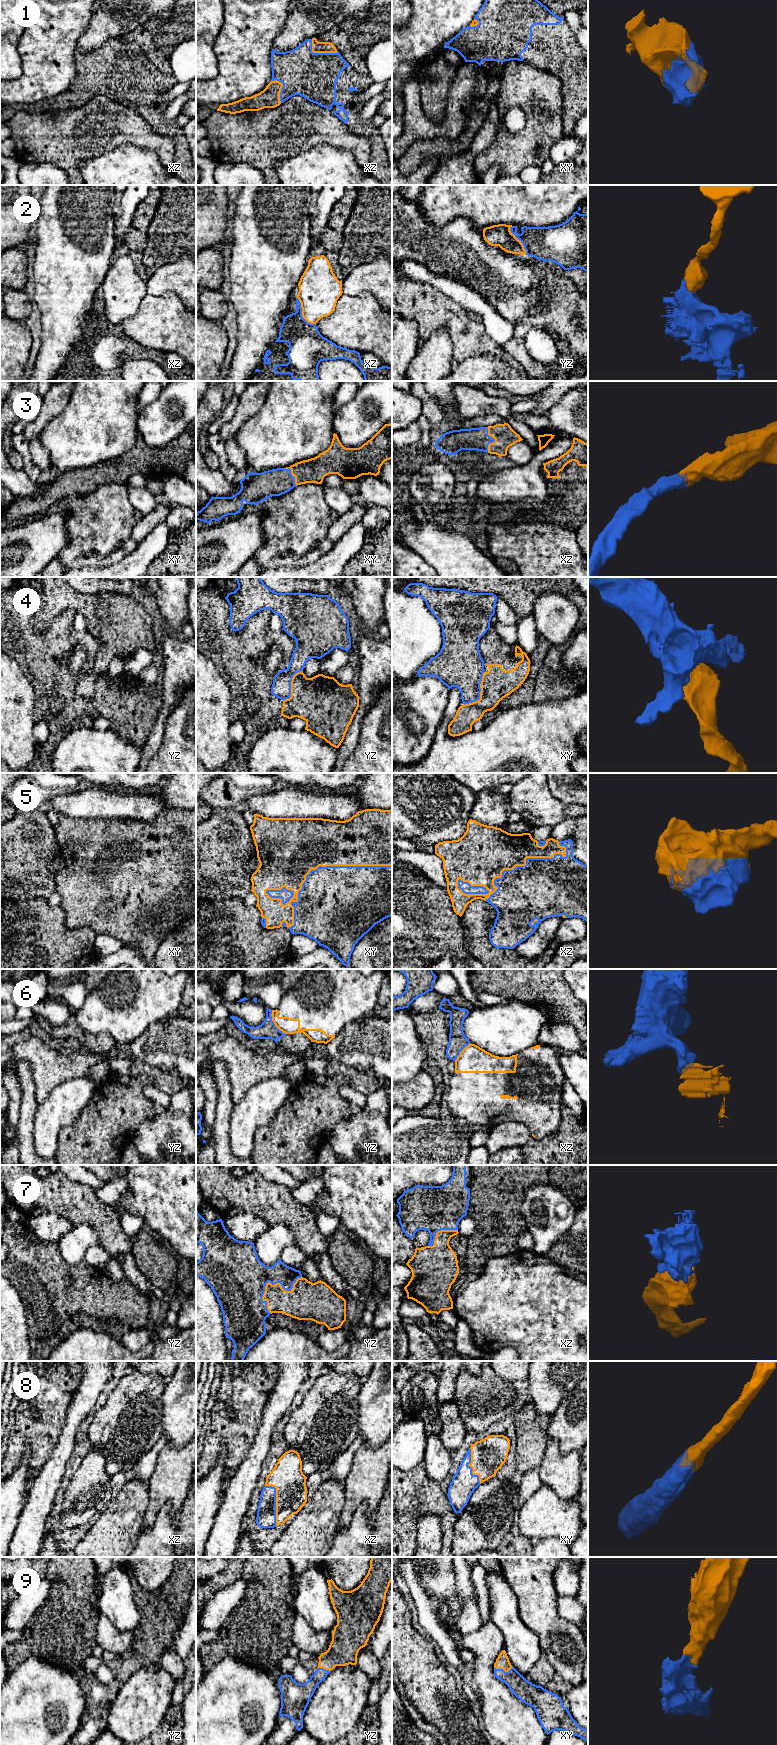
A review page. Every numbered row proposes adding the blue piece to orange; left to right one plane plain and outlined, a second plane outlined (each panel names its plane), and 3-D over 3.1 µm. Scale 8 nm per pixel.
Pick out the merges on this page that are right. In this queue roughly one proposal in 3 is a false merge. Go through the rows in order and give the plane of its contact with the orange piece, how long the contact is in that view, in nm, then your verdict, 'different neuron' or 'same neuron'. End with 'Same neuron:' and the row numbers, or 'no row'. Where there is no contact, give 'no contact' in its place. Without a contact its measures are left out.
1: contact in xz; length 240 nm; same neuron
2: contact in xz; length 260 nm; different neuron
3: contact in xz; length 200 nm; same neuron
4: contact in xy; length 320 nm; different neuron
5: contact in xy; length 1000 nm; same neuron
6: contact in yz; length 240 nm; different neuron
7: contact in yz; length 400 nm; same neuron
8: contact in xz; length 340 nm; same neuron
9: contact in xy; length 150 nm; same neuron
Same neuron: 1, 3, 5, 7, 8, 9

